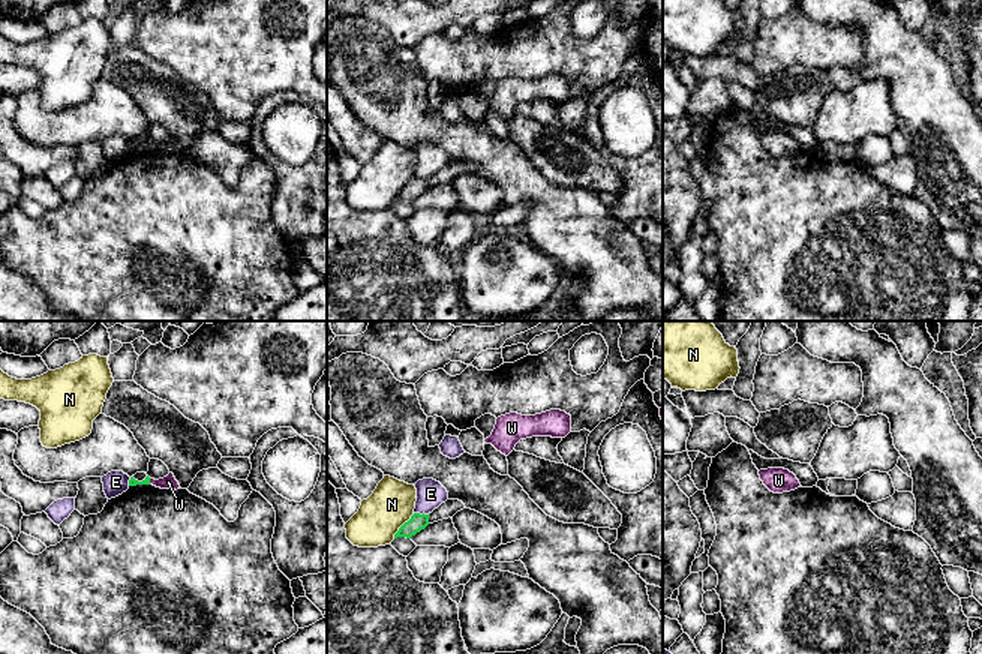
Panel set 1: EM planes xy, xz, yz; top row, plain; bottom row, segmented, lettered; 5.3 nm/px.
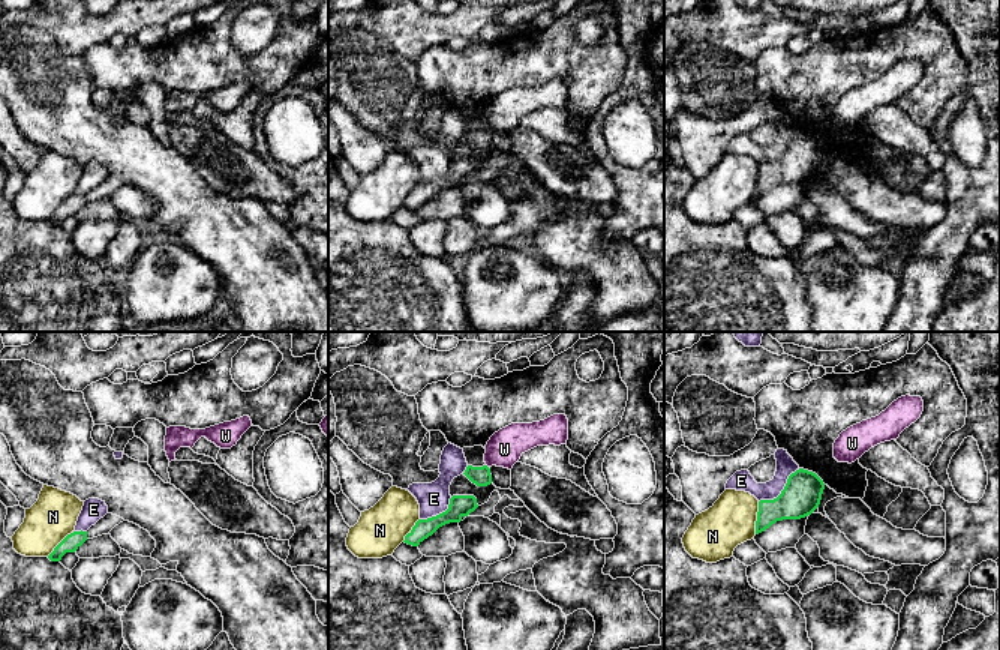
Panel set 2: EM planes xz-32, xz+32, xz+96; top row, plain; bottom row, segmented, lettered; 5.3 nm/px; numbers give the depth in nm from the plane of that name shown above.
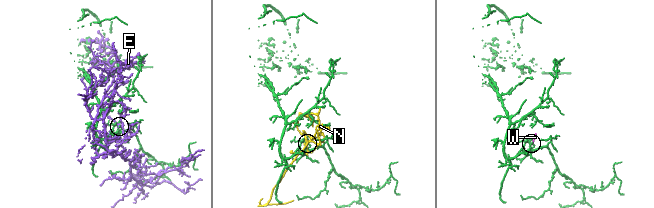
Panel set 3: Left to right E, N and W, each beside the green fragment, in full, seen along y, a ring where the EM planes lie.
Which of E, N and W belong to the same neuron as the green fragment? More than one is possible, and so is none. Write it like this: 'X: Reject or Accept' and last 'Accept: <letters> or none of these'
E: Reject
N: Reject
W: Reject
Accept: none of these

